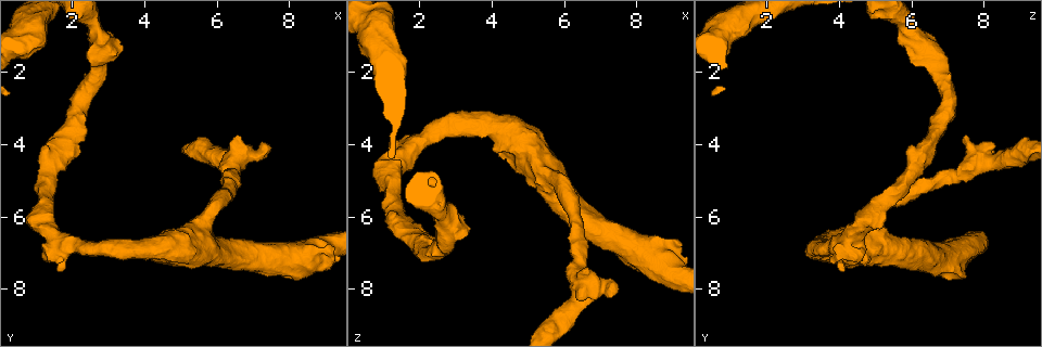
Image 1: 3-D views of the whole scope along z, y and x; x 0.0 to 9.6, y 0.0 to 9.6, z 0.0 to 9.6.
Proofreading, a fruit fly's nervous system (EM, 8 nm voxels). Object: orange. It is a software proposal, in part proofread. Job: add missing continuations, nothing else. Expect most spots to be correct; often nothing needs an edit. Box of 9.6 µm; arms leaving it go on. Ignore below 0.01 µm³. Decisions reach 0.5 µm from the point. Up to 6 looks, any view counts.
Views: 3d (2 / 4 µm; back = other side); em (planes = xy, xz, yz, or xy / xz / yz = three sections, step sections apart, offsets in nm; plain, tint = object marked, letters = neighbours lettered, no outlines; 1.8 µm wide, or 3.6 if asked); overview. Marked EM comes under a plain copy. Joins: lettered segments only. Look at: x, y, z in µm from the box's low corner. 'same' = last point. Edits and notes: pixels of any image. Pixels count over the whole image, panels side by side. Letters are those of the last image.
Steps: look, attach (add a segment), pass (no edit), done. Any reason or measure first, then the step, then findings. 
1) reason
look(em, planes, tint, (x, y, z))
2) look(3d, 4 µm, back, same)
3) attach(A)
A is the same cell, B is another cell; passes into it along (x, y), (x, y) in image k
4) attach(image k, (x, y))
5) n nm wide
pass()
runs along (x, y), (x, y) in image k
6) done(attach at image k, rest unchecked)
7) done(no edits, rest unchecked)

thick turns thin
look(3d, 2 µm, (1.70, 6.70, 4.15))

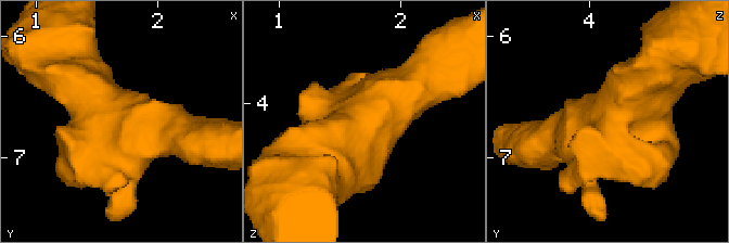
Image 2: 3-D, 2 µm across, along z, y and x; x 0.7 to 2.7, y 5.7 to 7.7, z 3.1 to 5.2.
need the tissue
look(em, yz, step 4, tint, (1.66, 6.68, 4.22))

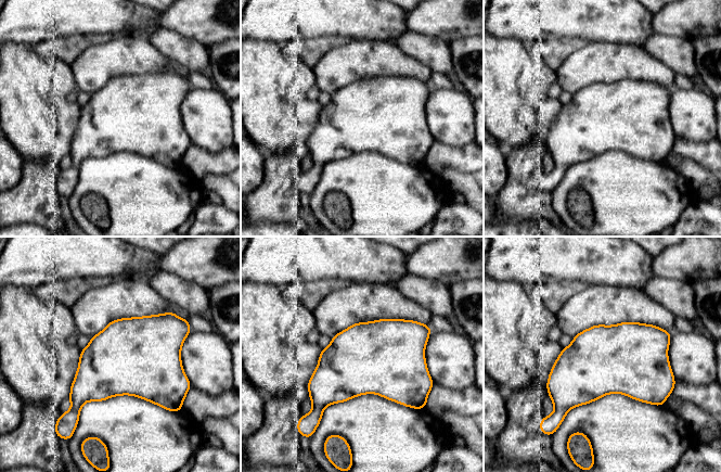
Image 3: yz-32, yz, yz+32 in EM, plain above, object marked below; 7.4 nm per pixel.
cut it another way
look(em, planes, letters, same)

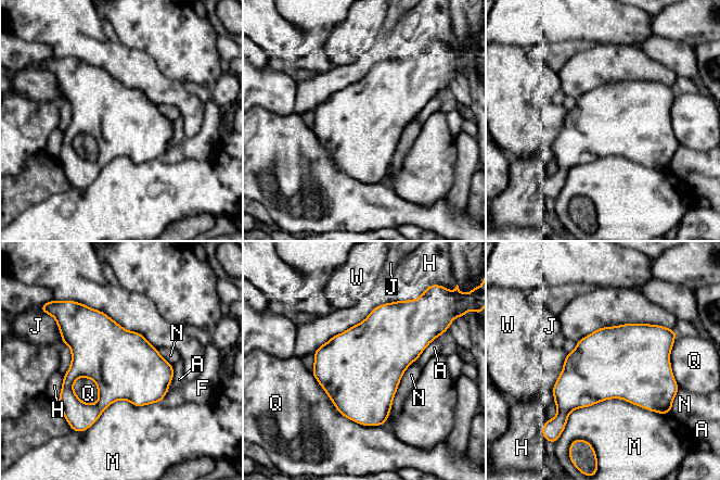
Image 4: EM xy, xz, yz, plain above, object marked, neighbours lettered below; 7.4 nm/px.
500 nm wide
pass()
A, F, H, J, M, N, Q and W are other cells; border along (311, 373), (343, 415), (382, 426) in image 4; none of them fits

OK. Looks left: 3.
sudden change in width
look(em, 3.6 µm, xz, step 4, tint, (0.95, 0.80, 0.70))

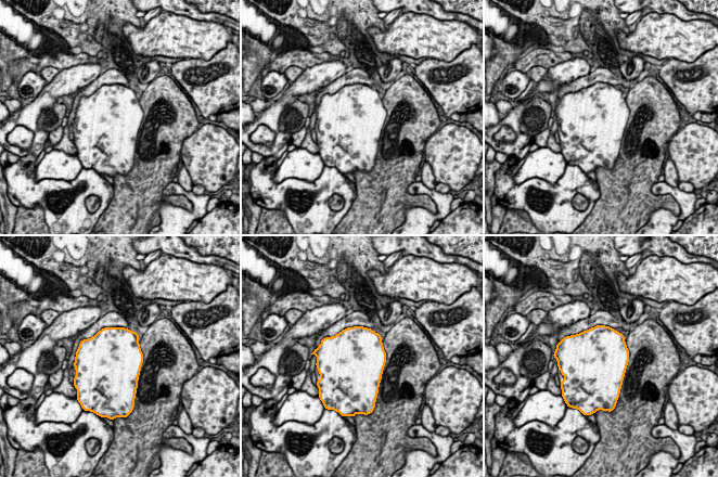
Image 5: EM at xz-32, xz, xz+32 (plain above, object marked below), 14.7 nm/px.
what lies round it
look(em, 3.6 µm, xz, step 4, letters, same)

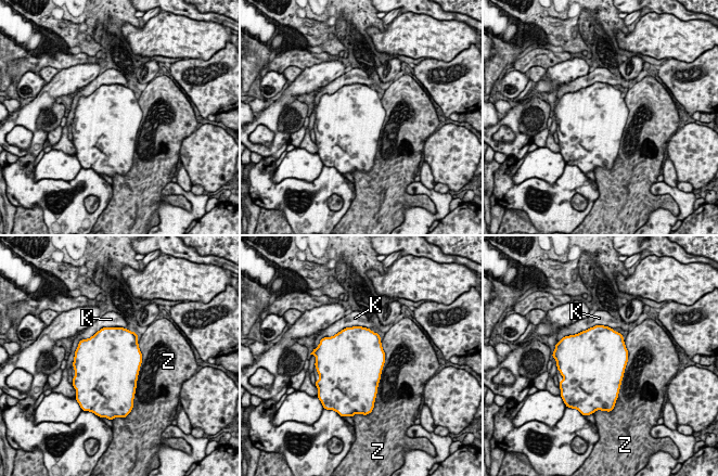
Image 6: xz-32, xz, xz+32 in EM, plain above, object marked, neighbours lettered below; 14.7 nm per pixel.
Z touches over 800 nm
pass()
K and Z are other cells; border along (138, 337), (141, 365), (135, 390) in image 6; no lettered segment goes on from it

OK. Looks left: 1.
done(no edits, rest unchecked)

